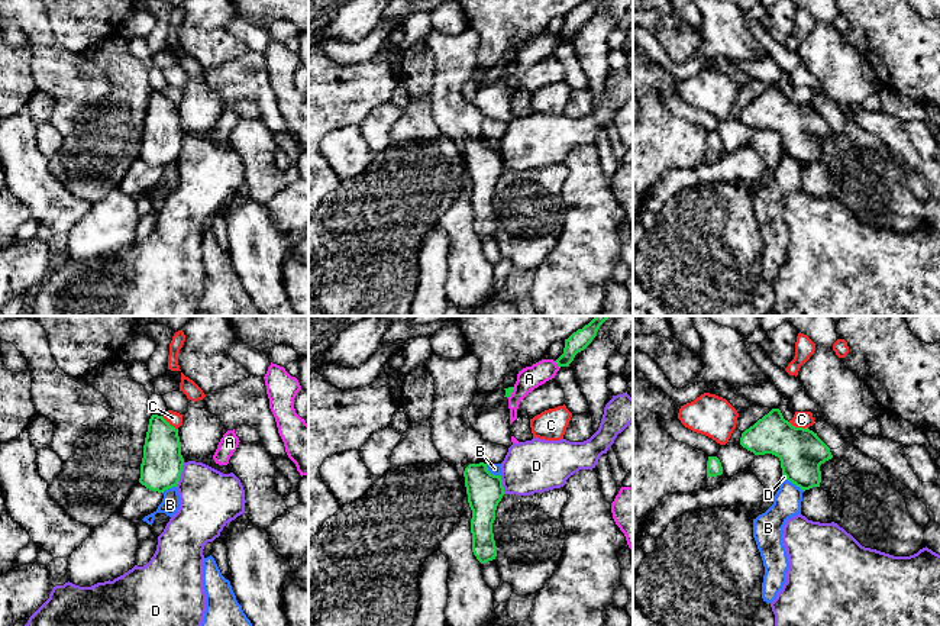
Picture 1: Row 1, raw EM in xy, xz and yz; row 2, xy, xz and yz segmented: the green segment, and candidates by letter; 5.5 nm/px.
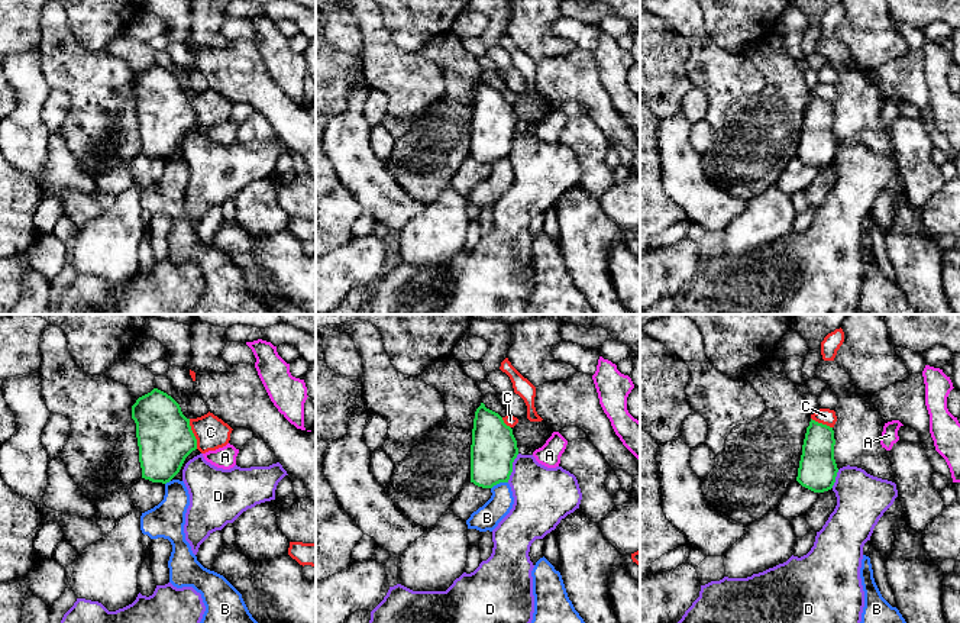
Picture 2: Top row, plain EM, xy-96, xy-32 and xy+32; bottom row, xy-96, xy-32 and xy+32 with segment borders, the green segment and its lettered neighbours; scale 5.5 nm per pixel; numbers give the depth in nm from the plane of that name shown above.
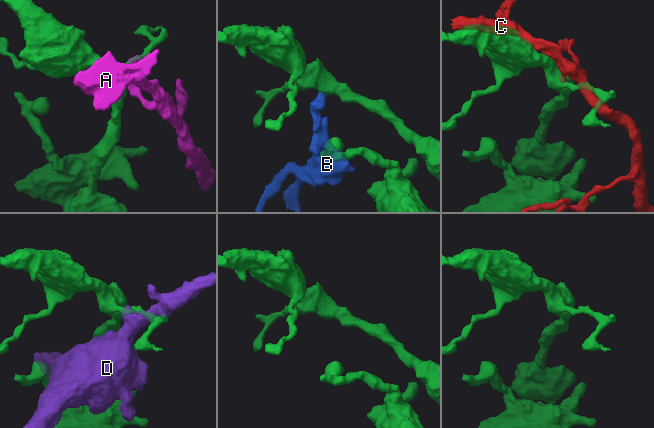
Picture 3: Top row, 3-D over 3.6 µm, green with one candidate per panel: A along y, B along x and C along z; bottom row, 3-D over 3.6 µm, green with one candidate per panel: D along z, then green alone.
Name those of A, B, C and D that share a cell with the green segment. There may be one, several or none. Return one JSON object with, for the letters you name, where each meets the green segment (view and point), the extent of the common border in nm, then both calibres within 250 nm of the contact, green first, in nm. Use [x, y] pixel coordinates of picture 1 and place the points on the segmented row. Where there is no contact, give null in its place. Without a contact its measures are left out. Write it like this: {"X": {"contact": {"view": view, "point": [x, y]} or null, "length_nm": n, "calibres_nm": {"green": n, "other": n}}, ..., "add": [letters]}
{"add": []}

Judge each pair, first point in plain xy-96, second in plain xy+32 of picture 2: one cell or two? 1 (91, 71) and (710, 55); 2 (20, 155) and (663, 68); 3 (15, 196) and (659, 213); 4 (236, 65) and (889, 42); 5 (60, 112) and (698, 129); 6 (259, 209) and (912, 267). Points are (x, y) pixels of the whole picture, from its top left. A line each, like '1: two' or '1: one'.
1: one
2: two
3: one
4: two
5: two
6: one

